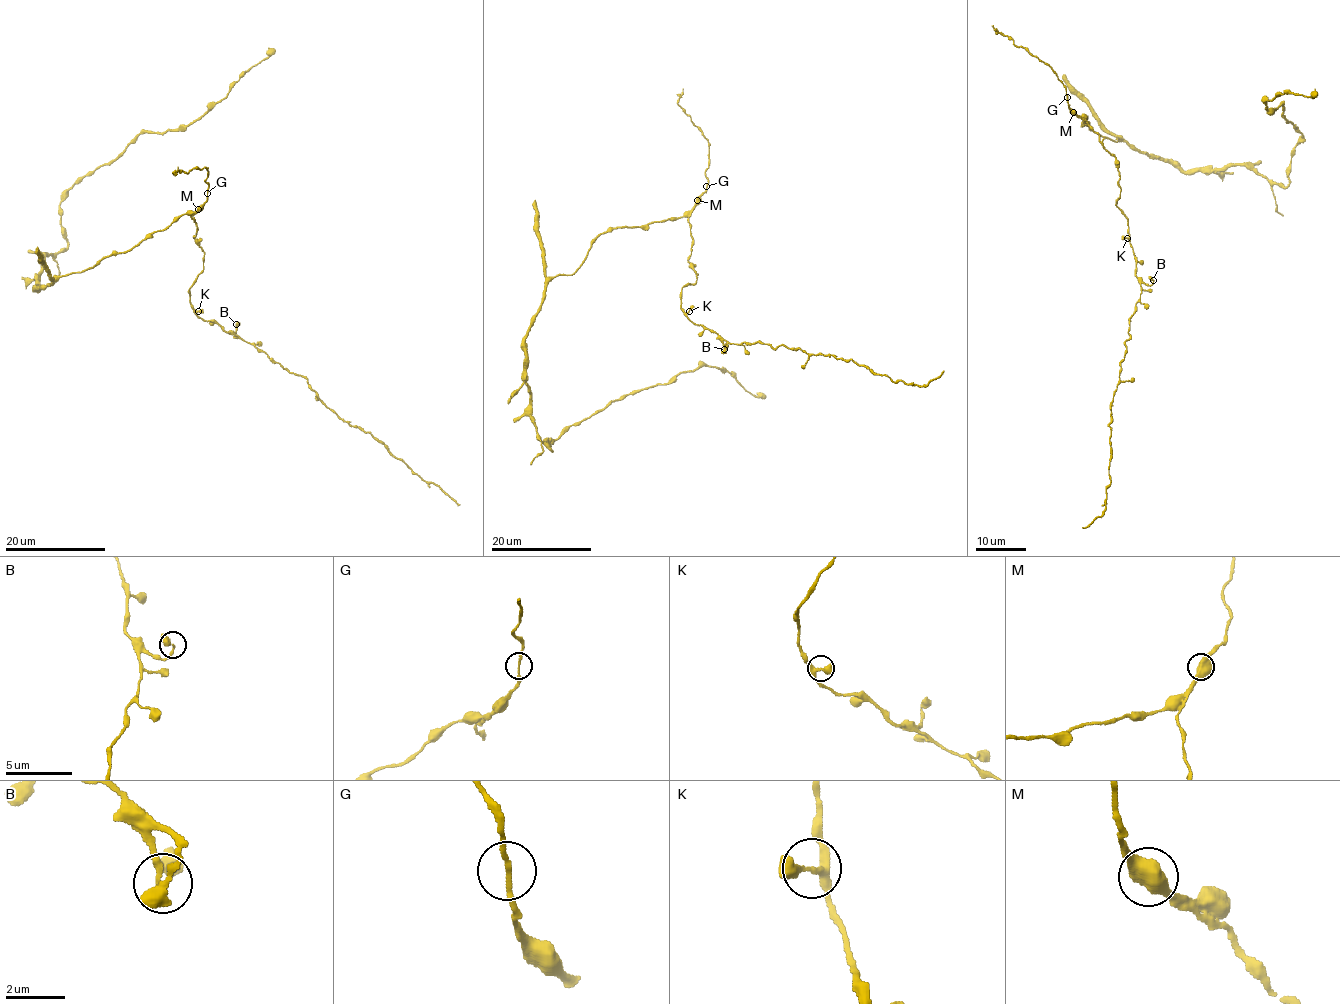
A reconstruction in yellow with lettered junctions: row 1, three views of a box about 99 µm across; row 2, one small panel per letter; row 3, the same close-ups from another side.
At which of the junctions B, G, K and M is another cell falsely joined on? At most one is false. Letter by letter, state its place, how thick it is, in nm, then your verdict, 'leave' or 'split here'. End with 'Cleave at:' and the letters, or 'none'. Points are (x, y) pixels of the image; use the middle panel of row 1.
B: at (724, 349); 300 nm thick; leave
G: at (706, 186); 150 nm thick; leave
K: at (689, 311); 220 nm thick; leave
M: at (697, 200); 480 nm thick; split here
Cleave at: M

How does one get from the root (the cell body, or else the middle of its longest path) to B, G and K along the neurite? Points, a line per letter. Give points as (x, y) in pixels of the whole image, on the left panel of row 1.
B: (102, 259), (190, 214), (204, 254), (203, 271), (189, 288), (191, 306), (228, 332), (236, 325)
G: (102, 259), (131, 250), (154, 232), (164, 230), (183, 215), (196, 211), (206, 200), (207, 193)
K: (102, 259), (131, 250), (190, 214), (195, 244), (204, 254), (203, 271), (189, 288), (191, 306), (198, 311)

